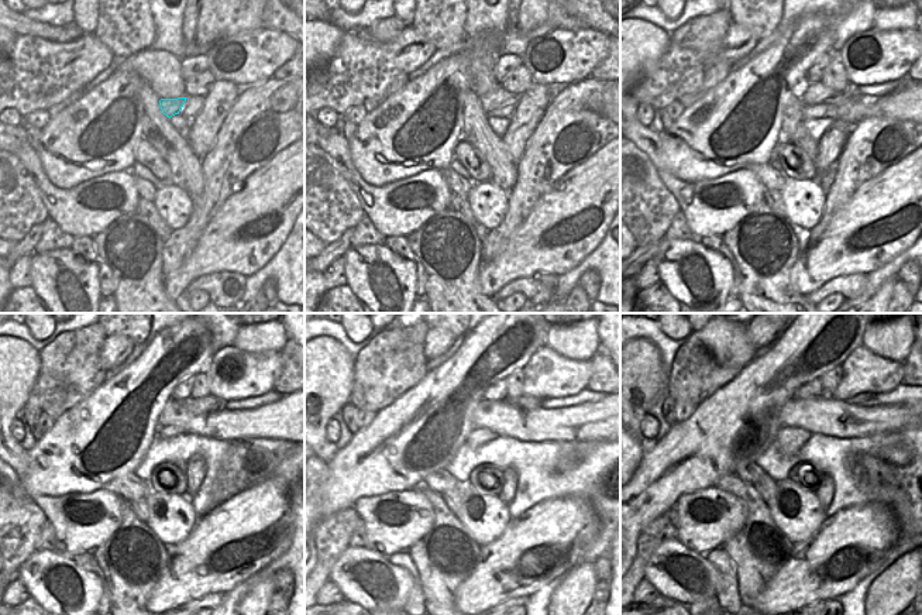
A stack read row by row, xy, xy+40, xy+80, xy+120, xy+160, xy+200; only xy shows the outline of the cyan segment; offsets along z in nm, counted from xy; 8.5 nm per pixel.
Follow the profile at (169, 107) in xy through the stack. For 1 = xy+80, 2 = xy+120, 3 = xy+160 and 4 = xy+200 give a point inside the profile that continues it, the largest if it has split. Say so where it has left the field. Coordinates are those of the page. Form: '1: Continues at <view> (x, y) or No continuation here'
1: Continues at xy+80 (816, 93)
2: Continues at xy+120 (206, 405)
3: Continues at xy+160 (523, 402)
4: Continues at xy+200 (860, 398)

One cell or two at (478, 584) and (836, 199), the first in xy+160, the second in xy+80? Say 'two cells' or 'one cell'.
two cells

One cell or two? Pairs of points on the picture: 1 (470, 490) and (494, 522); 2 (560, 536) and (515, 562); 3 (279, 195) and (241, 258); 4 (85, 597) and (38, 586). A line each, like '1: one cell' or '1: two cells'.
1: one cell
2: one cell
3: one cell
4: one cell

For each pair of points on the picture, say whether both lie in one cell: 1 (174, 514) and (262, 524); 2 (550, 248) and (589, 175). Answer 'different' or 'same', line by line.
1: different
2: same

